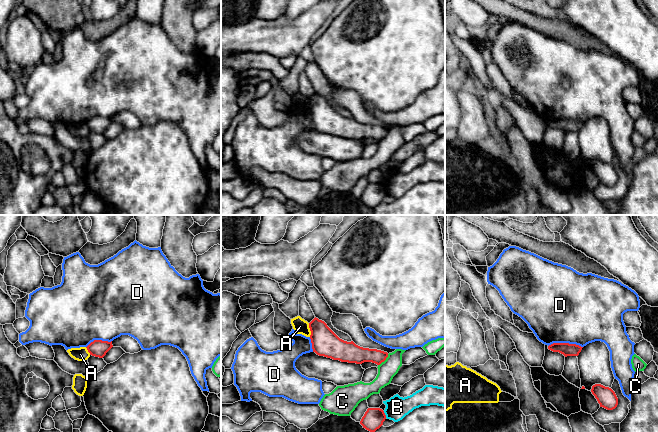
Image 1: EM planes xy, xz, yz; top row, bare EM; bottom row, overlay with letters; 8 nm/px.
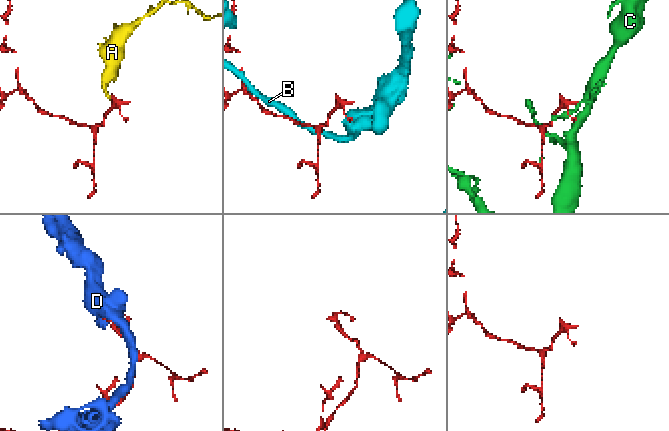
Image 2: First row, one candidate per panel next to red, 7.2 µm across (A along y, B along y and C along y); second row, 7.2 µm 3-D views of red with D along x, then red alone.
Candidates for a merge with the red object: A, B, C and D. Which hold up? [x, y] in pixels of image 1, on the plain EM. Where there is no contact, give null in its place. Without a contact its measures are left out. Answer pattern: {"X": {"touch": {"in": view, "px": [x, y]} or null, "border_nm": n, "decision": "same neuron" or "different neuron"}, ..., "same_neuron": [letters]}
{"A": {"touch": {"in": "xz", "px": [310, 106]}, "border_nm": 110, "decision": "different neuron"}, "B": {"touch": {"in": "xz", "px": [384, 190]}, "border_nm": 60, "decision": "different neuron"}, "C": {"touch": {"in": "xz", "px": [384, 136]}, "border_nm": 130, "decision": "different neuron"}, "D": {"touch": {"in": "yz", "px": [565, 119]}, "border_nm": 280, "decision": "different neuron"}, "same_neuron": []}

